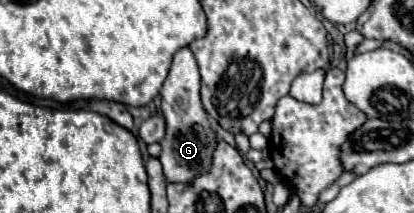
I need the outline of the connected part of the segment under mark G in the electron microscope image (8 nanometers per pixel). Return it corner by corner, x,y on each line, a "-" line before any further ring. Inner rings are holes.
181,47
173,57
169,75
161,87
161,109
167,123
167,135
161,141
163,153
159,161
163,165
167,181
189,181
191,177
195,177
195,173
203,173
203,169
207,169
207,165
211,163
211,153
215,149
215,131
211,129
207,113
203,113
203,105
199,101
199,85
201,77
195,57
189,47

